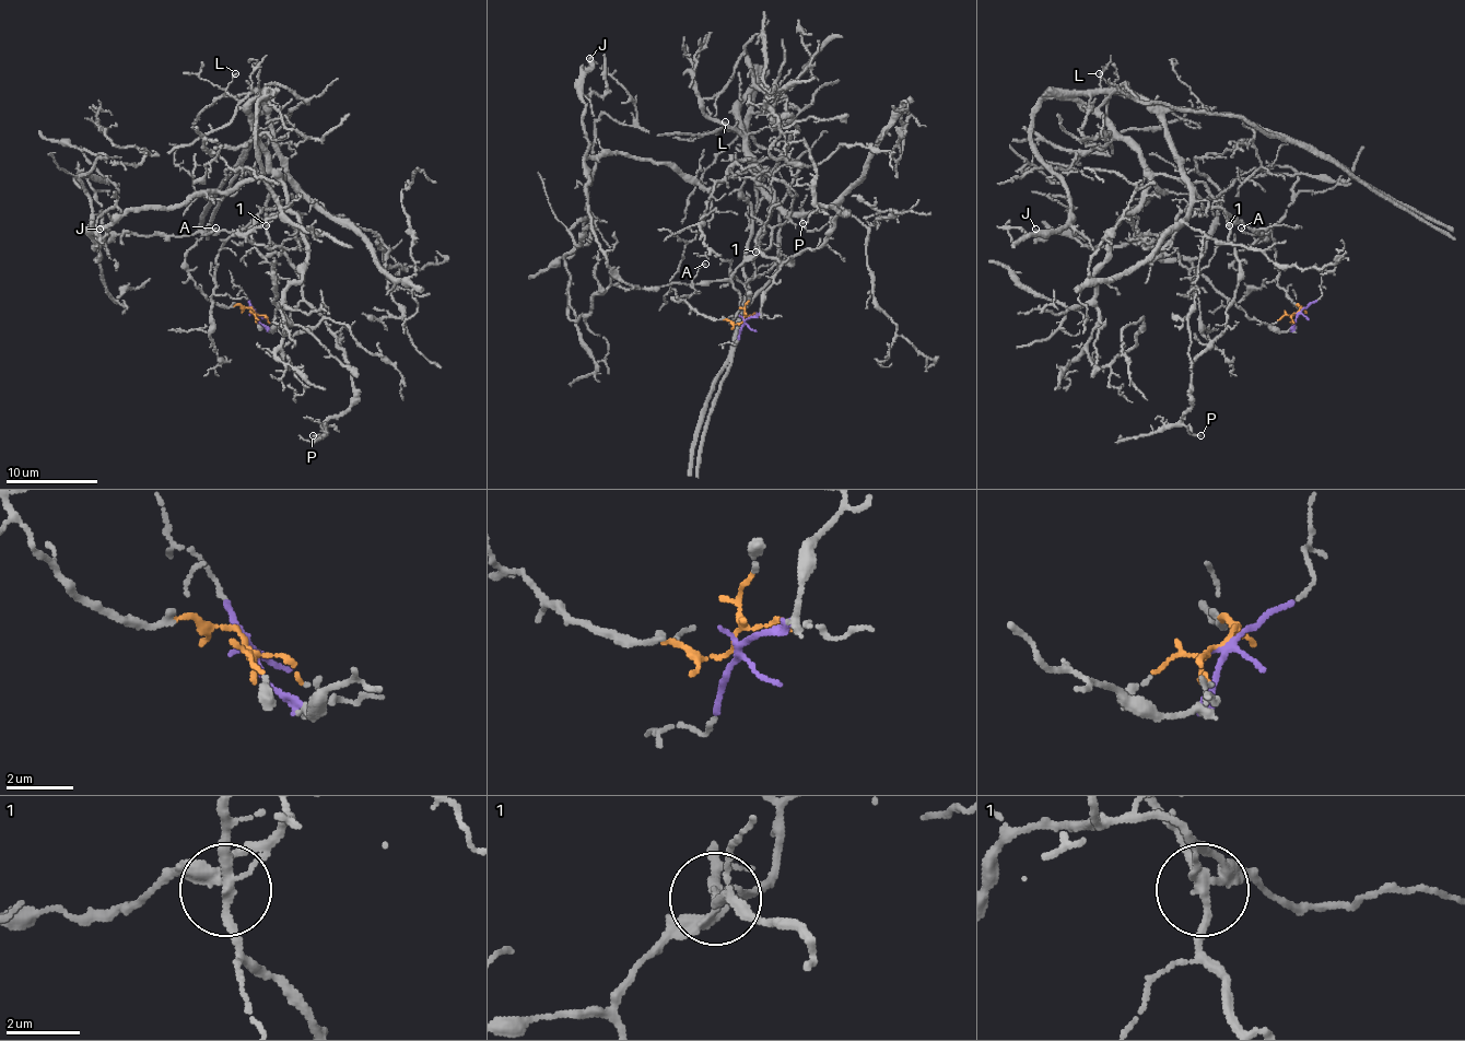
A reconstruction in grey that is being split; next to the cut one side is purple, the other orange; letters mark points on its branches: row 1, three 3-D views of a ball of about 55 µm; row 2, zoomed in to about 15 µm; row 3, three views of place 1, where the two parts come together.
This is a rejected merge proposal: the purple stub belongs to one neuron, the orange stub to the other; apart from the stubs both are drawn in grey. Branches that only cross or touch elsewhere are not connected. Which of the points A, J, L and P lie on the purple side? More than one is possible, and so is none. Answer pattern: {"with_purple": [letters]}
{"with_purple": ["J", "P"]}

